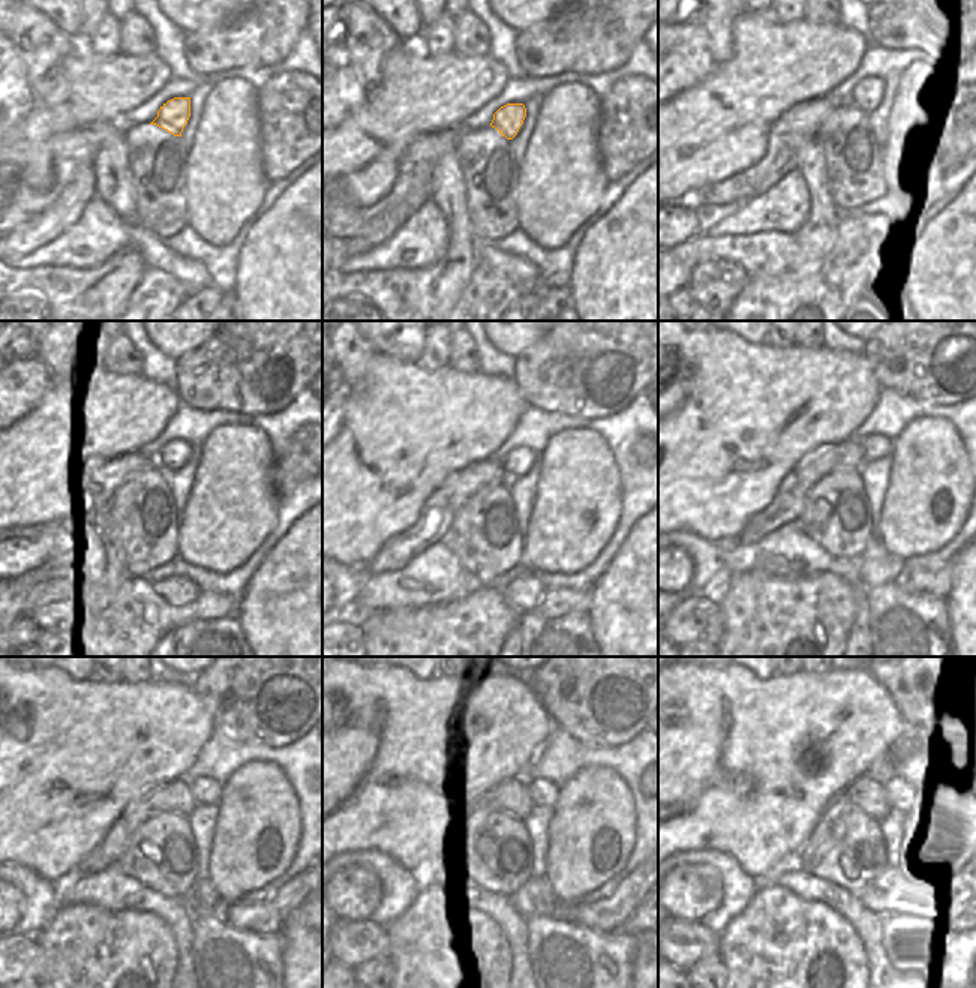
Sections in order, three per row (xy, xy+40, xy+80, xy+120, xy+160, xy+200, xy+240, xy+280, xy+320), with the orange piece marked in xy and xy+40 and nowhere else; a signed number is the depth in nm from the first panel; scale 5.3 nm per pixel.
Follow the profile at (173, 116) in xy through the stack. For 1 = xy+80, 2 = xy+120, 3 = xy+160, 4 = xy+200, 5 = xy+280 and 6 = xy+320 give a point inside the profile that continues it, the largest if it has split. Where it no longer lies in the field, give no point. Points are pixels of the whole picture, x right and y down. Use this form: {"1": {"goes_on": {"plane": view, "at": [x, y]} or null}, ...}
{"1": {"goes_on": {"plane": "xy+80", "at": [843, 120]}}, "2": {"goes_on": {"plane": "xy+120", "at": [173, 455]}}, "3": {"goes_on": {"plane": "xy+160", "at": [514, 456]}}, "4": {"goes_on": {"plane": "xy+200", "at": [873, 447]}}, "5": {"goes_on": {"plane": "xy+280", "at": [543, 792]}}, "6": {"goes_on": {"plane": "xy+320", "at": [898, 793]}}}

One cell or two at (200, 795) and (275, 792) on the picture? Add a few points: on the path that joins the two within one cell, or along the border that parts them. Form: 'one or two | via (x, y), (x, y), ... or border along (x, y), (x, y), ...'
two | border along (221, 784), (221, 799), (216, 804)

